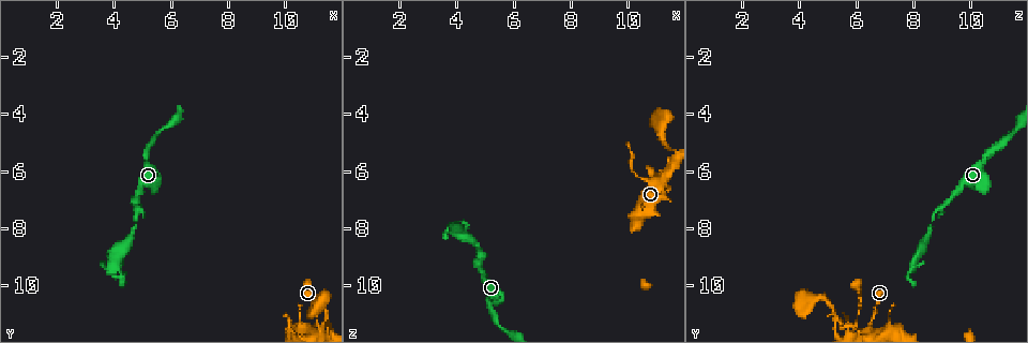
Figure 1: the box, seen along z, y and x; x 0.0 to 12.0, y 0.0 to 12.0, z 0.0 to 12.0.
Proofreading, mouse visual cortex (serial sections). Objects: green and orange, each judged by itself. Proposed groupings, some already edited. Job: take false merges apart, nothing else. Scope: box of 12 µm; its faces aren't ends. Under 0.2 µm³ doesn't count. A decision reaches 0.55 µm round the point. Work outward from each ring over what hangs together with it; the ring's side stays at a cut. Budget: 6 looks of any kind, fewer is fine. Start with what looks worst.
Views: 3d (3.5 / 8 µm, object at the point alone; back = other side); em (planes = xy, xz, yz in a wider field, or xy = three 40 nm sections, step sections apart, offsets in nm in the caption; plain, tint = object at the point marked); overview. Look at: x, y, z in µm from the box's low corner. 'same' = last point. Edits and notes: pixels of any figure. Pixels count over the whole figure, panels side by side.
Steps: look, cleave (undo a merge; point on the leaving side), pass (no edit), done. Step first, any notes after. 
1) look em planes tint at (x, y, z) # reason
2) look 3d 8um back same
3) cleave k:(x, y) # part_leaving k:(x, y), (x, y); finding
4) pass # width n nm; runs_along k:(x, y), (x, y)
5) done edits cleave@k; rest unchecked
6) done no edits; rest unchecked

look 3d 3.5um at (11.3, 11.4, 6.4) # thick turns thin

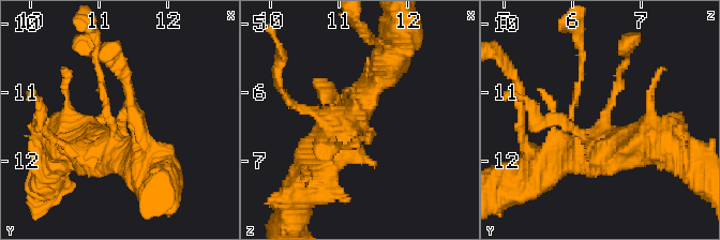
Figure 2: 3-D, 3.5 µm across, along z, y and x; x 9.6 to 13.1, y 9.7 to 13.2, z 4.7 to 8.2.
look em planes tint at (11.30, 11.35, 6.45) # need the tissue

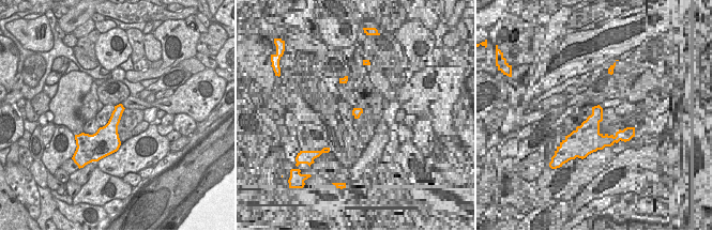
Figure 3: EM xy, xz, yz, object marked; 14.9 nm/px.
pass # runs_along 2:(626, 60), (596, 139), (563, 159); one cell here

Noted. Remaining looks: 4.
look 3d 3.5um at (4.8, 7.7, 8.6) # thin neck

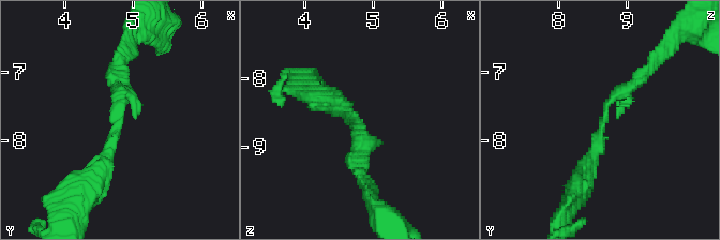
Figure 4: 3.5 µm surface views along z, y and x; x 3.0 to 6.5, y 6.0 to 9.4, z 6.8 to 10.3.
look em xy step 1 tint at (4.80, 7.65, 8.65) # arm_widths 200, 250 nm; shape alone is not enough

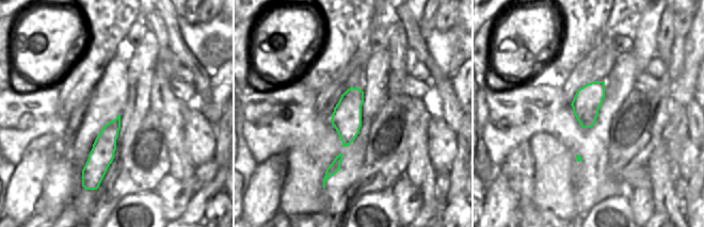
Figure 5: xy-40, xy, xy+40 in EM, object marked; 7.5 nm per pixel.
pass # runs_along 5:(117, 119), (88, 180); one cell here

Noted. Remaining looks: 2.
look 3d 3.5um at (11.2, 10.4, 4.7) # calibre changes

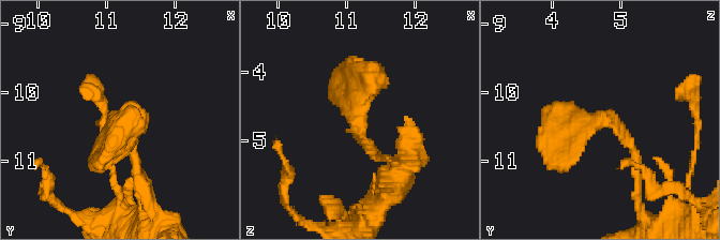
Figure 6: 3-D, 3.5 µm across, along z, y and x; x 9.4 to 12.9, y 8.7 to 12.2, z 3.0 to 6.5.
look em planes tint at (11.20, 10.40, 4.60)

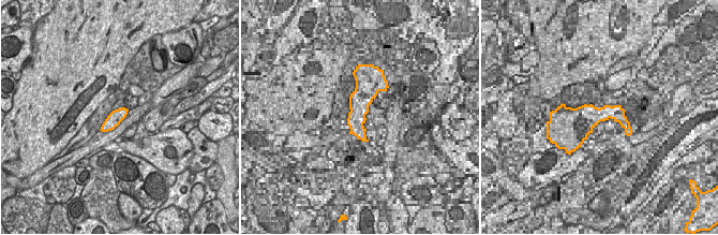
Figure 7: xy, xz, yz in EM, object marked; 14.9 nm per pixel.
pass # width 220 nm; runs_along 6:(376, 155), (357, 133), (357, 84), (333, 87); all the same cell

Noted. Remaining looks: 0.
done no edits; rest unchecked

